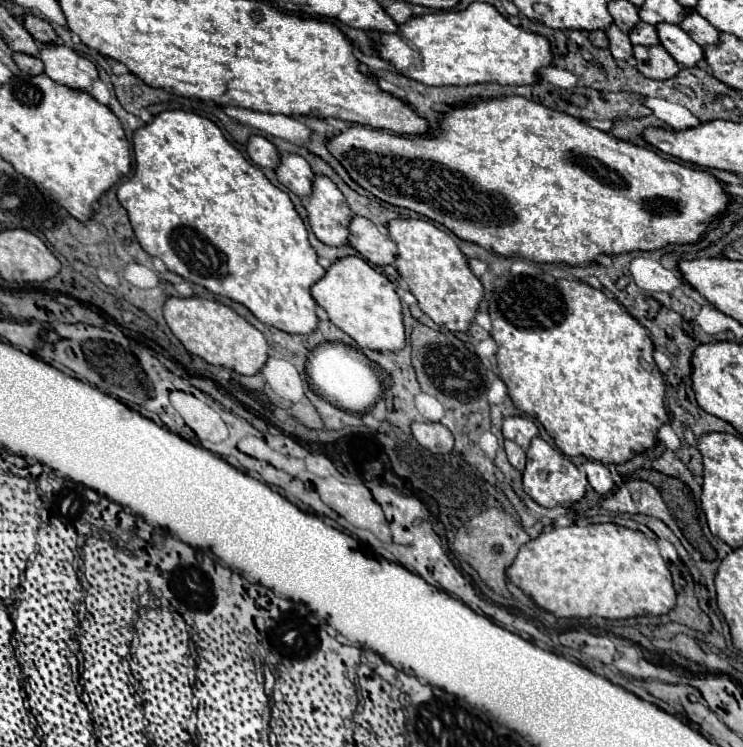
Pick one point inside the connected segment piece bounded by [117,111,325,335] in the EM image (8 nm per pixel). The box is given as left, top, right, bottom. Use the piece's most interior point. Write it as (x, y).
(194, 201)

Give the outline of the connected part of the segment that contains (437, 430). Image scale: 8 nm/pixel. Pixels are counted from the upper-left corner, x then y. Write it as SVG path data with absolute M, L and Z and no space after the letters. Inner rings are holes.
M413 423L413 437L417 443L431 453L451 453L453 451L453 435L441 423Z

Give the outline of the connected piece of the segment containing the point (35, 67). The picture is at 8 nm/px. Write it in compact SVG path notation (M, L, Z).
M13 53L13 61L17 63L17 67L29 75L39 75L43 73L43 65L37 57L33 55L25 55L25 53Z

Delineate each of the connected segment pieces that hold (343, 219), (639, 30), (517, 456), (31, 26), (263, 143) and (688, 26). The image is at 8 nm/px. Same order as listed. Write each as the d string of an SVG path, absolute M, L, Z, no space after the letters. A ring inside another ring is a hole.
M317 175L313 179L313 193L305 199L305 209L311 229L319 241L323 241L325 245L347 243L353 211L349 209L343 193L329 177Z
M639 21L631 31L629 31L629 39L633 45L657 45L657 31L653 25Z
M505 439L505 451L507 451L509 463L511 463L517 471L523 471L523 469L525 469L525 451L523 451L515 441L509 441L509 439Z
M25 13L23 15L23 27L33 35L33 39L37 39L39 43L53 43L57 39L53 27L45 21L35 17L33 13Z
M251 135L247 141L247 153L259 167L275 169L279 163L279 153L271 141L261 135Z
M687 13L683 17L683 21L679 23L679 27L683 31L687 31L691 35L691 39L695 43L699 43L701 47L715 45L719 39L719 31L713 25L709 25L709 21L705 21L699 13Z

